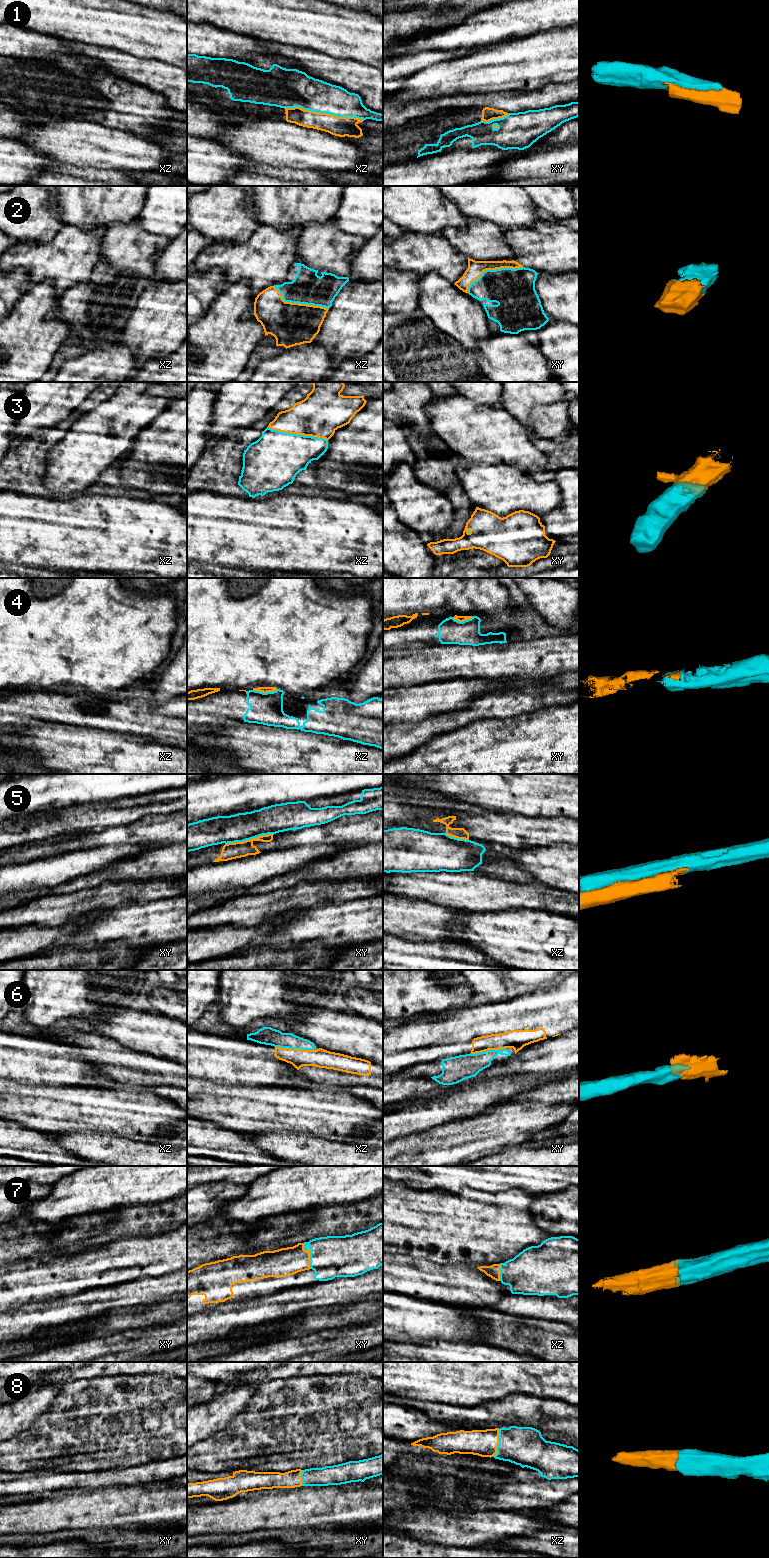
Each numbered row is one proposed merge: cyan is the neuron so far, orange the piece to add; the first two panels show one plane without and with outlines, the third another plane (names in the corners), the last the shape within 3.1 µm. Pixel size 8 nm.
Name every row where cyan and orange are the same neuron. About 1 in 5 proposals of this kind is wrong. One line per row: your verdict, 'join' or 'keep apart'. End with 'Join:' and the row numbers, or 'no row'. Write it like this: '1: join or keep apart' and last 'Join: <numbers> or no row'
1: join
2: join
3: join
4: join
5: keep apart
6: join
7: join
8: join
Join: 1, 2, 3, 4, 6, 7, 8

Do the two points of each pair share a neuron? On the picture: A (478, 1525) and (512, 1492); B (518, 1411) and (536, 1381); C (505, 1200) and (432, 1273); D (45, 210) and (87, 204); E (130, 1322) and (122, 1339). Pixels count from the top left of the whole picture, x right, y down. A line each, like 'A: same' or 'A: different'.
A: different
B: different
C: different
D: different
E: different

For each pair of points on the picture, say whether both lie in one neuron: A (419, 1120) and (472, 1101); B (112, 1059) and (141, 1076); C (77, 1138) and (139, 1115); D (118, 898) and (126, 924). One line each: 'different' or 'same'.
A: same
B: same
C: different
D: different

